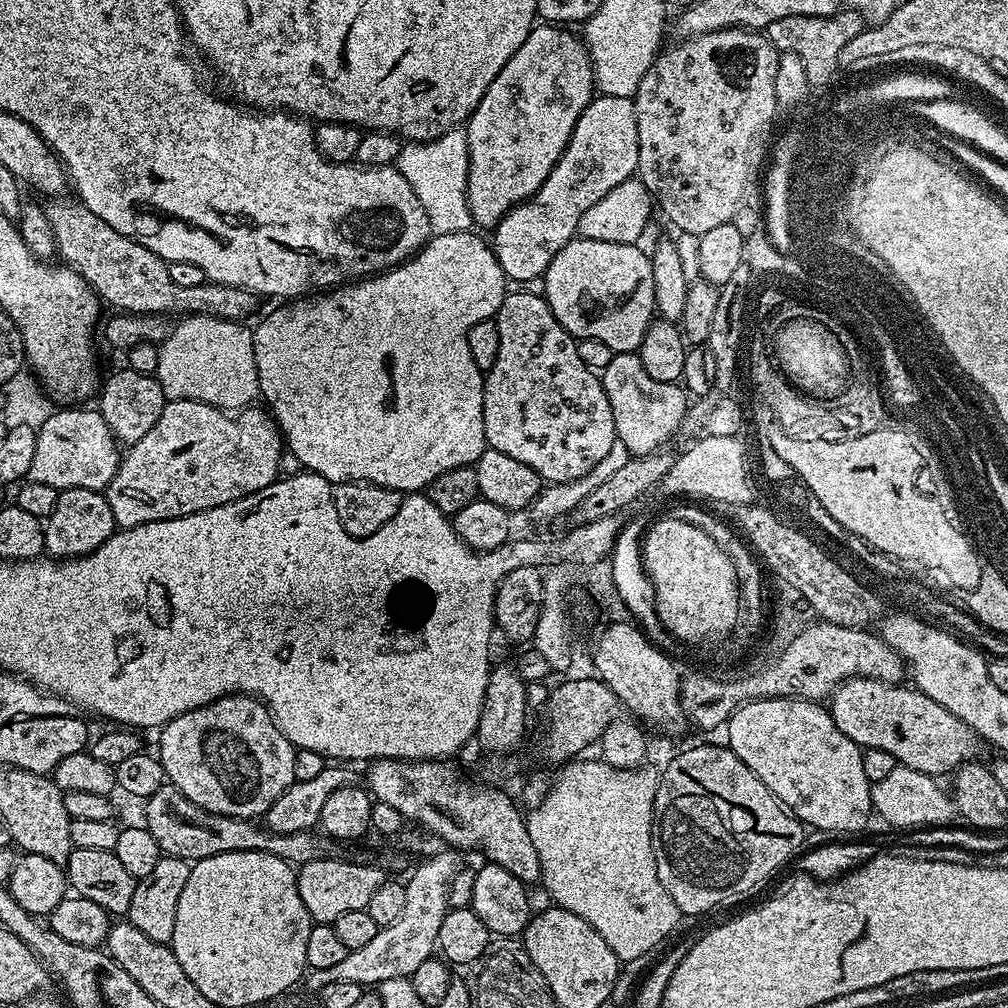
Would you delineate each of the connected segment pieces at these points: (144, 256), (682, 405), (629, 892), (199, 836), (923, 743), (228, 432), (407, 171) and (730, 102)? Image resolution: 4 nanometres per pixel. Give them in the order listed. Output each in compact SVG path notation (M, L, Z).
M52 198L44 204L44 213L54 228L56 239L56 251L59 259L73 268L83 280L100 297L105 305L113 304L116 310L124 314L169 314L168 312L180 312L179 314L195 314L197 316L217 316L223 320L247 321L248 315L255 310L258 304L257 297L252 293L235 288L234 286L222 286L206 282L202 286L177 286L170 279L169 261L164 260L158 254L146 250L138 242L126 238L126 234L118 234L114 226L106 226L98 214L90 214L90 210L79 199L64 200L65 198Z
M618 352L607 357L608 365L602 371L602 383L606 390L606 398L610 402L610 414L614 414L614 430L616 438L626 446L629 457L649 456L652 452L659 452L665 447L664 444L684 424L684 416L690 412L690 396L679 383L660 382L650 378L646 369L642 366L639 355L636 352Z
M577 758L563 769L564 772L549 787L543 802L527 813L530 839L538 852L539 883L552 895L551 903L557 908L578 914L614 950L621 962L636 960L656 948L682 920L682 913L658 882L652 845L652 803L656 797L657 773L648 766L615 768L600 758Z
M165 783L162 787L158 789L152 796L148 797L145 801L146 803L146 810L145 810L145 820L146 824L145 827L150 830L150 834L153 835L154 840L157 842L160 851L163 855L168 855L170 857L178 857L182 858L183 860L187 860L189 862L195 862L197 860L208 860L210 857L214 857L215 854L222 854L222 853L232 853L232 852L264 852L269 853L273 856L273 859L284 860L292 866L299 866L301 864L305 864L306 862L312 861L320 861L322 859L329 859L331 857L332 852L330 852L331 848L334 847L334 842L331 837L325 836L323 833L309 830L309 831L296 831L294 834L284 834L278 835L275 832L269 831L267 828L259 826L258 828L253 821L243 817L233 817L233 816L224 816L218 815L214 812L208 812L204 808L200 808L196 803L190 802L188 798L181 791L178 791L176 787L172 784Z
M870 678L844 681L830 697L830 711L838 730L842 730L846 738L859 744L861 749L886 750L886 754L894 754L897 765L913 768L927 776L943 778L946 775L947 777L962 765L975 761L976 751L982 748L976 732L970 730L970 726L966 726L962 718L954 718L950 710L938 706L934 698L926 698L926 694L919 692L915 686L904 687L900 684L887 684Z
M168 400L162 414L158 414L158 422L154 422L149 432L123 453L120 468L108 484L106 495L116 527L133 528L146 522L182 518L246 498L278 479L280 458L285 451L280 427L263 407L249 406L229 414L223 408L203 404L200 400Z
M463 127L433 140L405 143L394 167L410 182L410 190L418 194L422 210L426 210L428 227L435 235L458 234L473 227L468 205L468 134Z
M723 28L722 30L714 30L713 32L707 32L706 34L698 34L697 36L689 36L687 38L677 39L677 44L672 44L663 49L657 55L656 60L650 66L650 70L646 70L640 78L640 85L638 90L634 93L634 101L636 105L637 116L637 136L638 136L638 164L636 171L638 173L638 179L644 183L646 190L652 195L655 207L664 211L664 216L677 228L680 232L685 232L686 235L692 236L692 238L698 238L702 234L706 234L706 230L714 230L714 226L722 226L723 224L731 224L737 219L737 212L740 209L740 204L746 200L749 188L753 187L761 179L762 169L766 164L766 157L770 152L770 141L774 136L774 128L772 132L772 123L776 120L776 112L778 112L778 105L775 98L775 86L774 78L778 69L778 52L775 50L768 40L768 37L763 31L753 30L750 28Z

